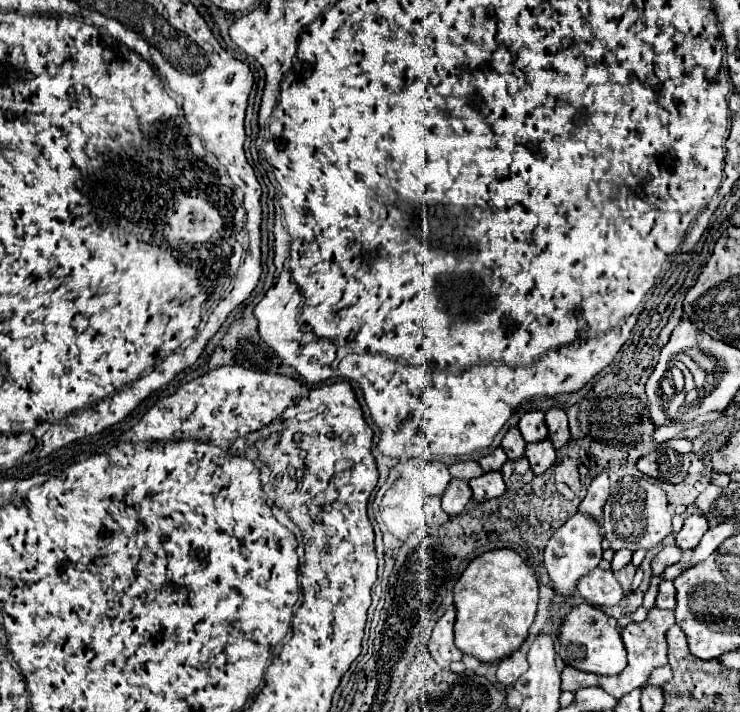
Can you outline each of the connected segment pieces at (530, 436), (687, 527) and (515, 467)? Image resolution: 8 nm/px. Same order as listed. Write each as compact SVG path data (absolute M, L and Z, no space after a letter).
M528 410L518 424L522 436L526 442L540 442L546 438L548 428L544 422L544 412L542 410Z
M692 514L684 520L682 530L676 534L676 546L682 550L692 550L700 544L700 538L708 530L708 520L702 514Z
M522 456L520 460L506 460L502 474L504 474L504 482L510 490L520 490L534 478L526 456Z

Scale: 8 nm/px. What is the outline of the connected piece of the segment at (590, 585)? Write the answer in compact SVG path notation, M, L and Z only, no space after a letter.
M594 568L576 584L576 592L592 606L616 606L626 592L620 588L612 570Z

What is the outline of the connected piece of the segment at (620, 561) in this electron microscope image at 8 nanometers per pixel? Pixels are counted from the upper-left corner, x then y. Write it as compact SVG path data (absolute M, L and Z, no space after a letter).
M616 550L614 552L614 558L612 558L612 570L614 572L618 572L620 568L624 568L626 564L628 564L628 560L632 560L632 552L628 552L628 550Z

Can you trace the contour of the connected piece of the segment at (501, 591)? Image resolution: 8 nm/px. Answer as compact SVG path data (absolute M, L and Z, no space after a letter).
M500 548L476 556L454 584L456 646L464 654L488 664L510 656L526 640L528 628L536 616L536 604L538 582L534 570L526 566L518 552Z

